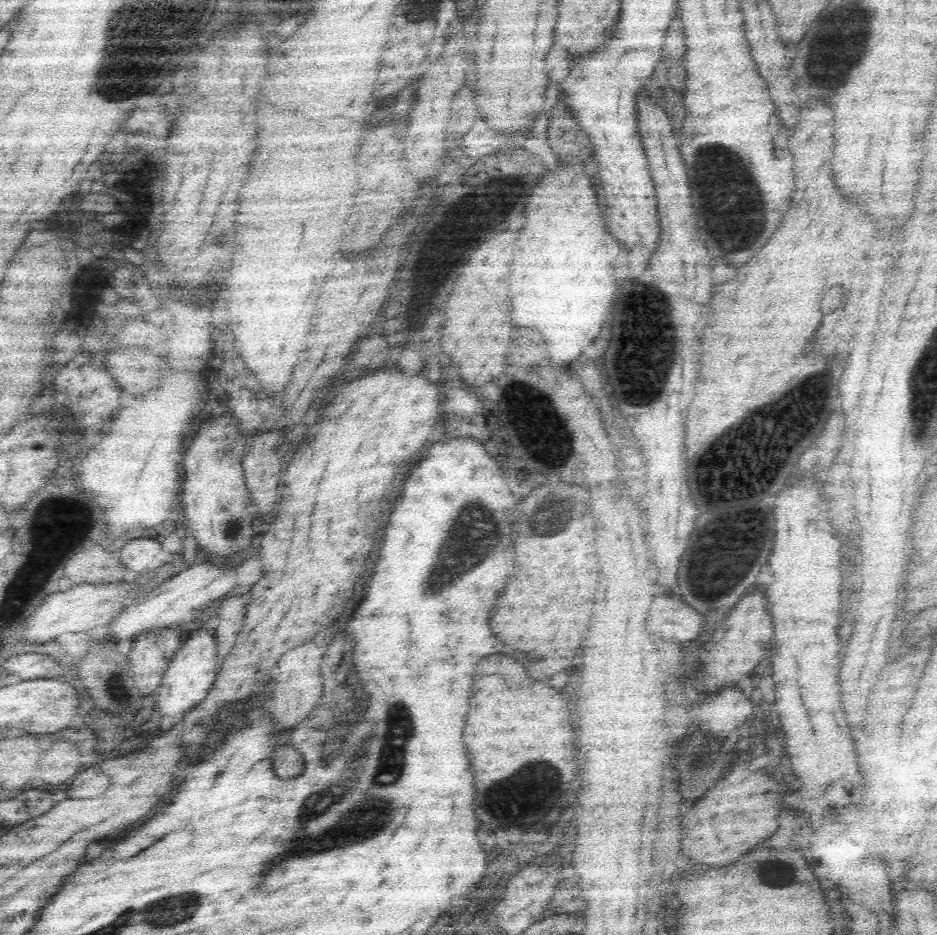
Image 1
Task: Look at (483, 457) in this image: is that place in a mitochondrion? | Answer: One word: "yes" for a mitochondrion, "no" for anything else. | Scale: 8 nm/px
no

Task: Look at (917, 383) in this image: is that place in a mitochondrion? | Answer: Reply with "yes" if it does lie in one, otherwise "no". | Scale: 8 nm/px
yes

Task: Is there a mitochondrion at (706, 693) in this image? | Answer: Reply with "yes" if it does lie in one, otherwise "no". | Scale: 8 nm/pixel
no

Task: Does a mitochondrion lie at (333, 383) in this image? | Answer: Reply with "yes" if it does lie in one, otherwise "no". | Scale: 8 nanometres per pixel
no

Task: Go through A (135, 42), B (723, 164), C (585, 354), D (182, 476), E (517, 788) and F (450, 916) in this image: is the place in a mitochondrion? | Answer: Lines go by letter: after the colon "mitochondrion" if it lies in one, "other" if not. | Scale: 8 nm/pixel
A: mitochondrion
B: mitochondrion
C: other
D: other
E: mitochondrion
F: other

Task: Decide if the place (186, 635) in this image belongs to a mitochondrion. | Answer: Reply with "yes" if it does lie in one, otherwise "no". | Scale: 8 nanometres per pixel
no

